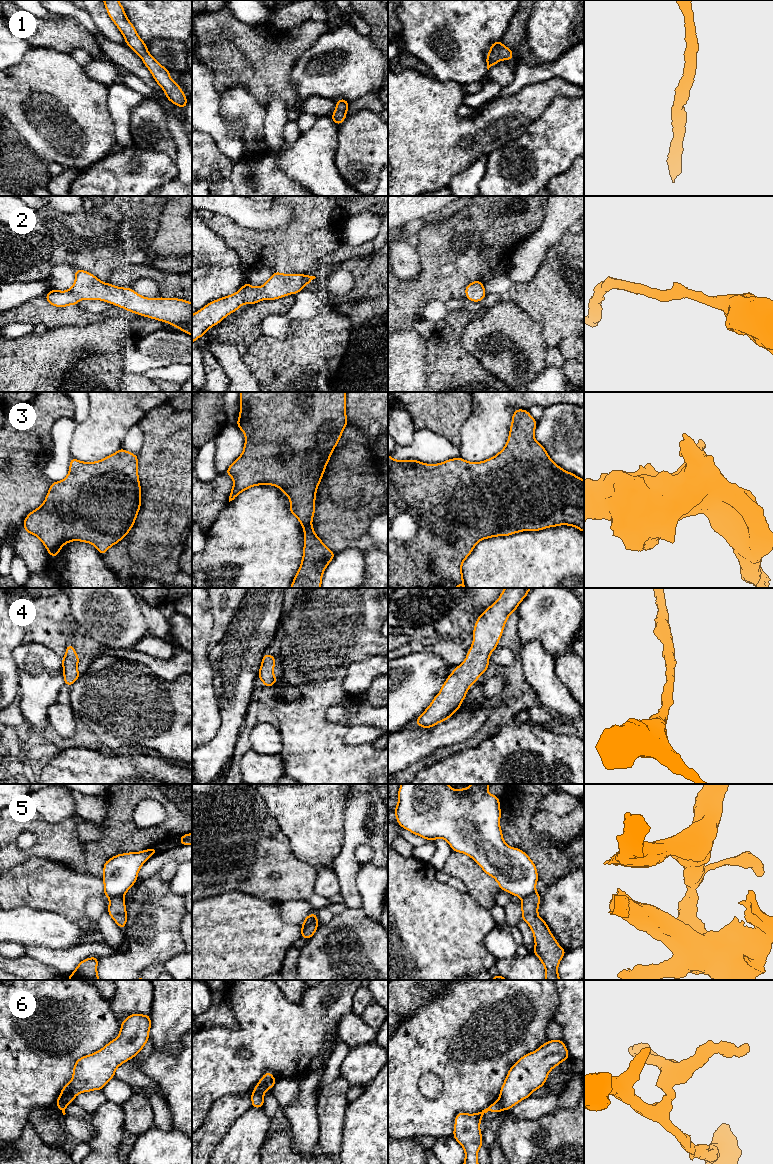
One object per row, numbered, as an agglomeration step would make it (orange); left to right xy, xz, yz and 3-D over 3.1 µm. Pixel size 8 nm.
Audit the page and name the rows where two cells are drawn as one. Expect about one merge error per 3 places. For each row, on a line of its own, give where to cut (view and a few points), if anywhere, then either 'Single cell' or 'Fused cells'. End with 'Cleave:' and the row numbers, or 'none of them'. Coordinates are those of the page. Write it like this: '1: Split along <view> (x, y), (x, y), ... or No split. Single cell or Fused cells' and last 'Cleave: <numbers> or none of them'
1: No split. Single cell
2: No split. Single cell
3: No split. Single cell
4: No split. Single cell
5: Split along xz (317, 924), (309, 924), (302, 927). Fused cells
6: Split along xz (253, 1091), (261, 1091), (263, 1093). Fused cells
Cleave: 5, 6

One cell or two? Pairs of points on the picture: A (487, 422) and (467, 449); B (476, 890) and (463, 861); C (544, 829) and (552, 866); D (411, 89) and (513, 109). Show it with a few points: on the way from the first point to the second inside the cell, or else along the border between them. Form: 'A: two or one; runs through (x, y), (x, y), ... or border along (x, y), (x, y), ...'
A: one; runs through (487, 429), (474, 442)
B: one; runs through (476, 883), (474, 877), (465, 868)
C: two; border along (534, 813), (531, 819), (531, 826), (540, 836)
D: one; runs through (436, 114), (447, 125), (485, 125), (488, 122)

